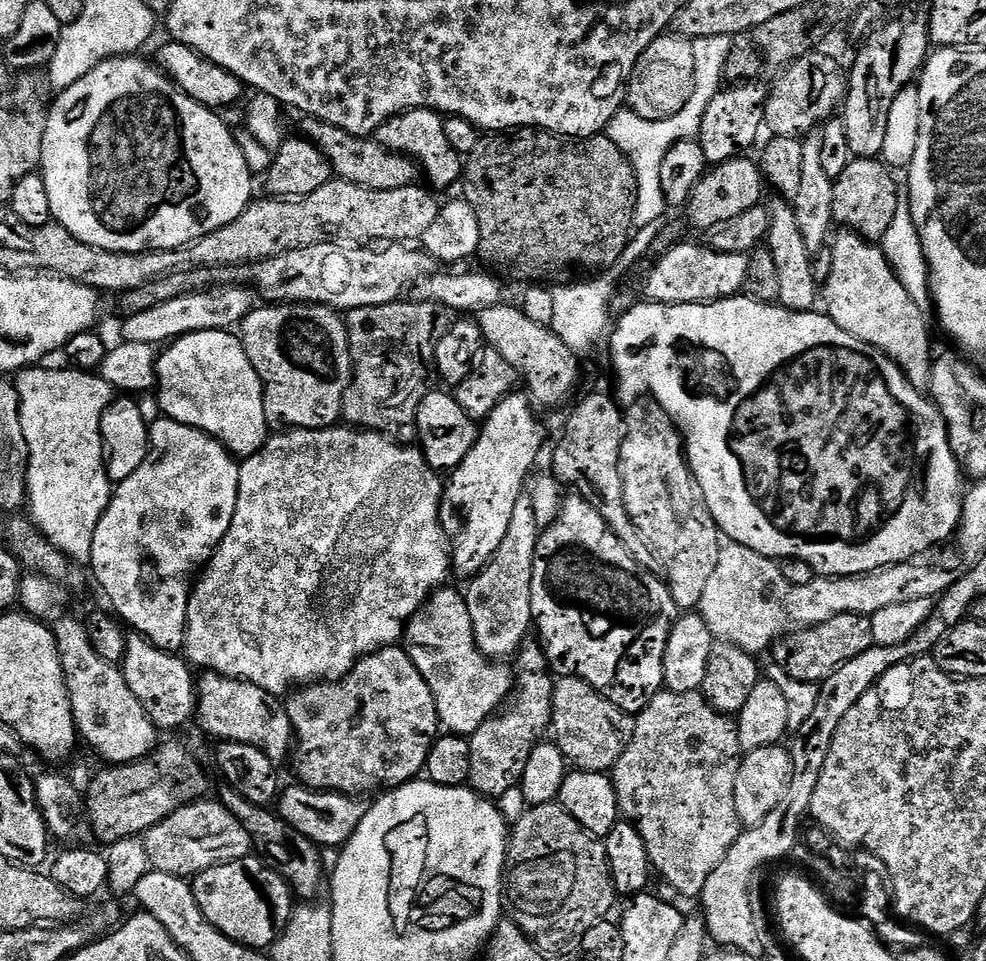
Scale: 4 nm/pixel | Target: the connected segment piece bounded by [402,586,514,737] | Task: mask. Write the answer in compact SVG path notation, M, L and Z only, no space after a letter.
M441 586L408 621L402 647L434 694L440 723L449 733L470 737L482 722L503 709L514 691L514 672L507 663L493 662L478 650L468 601L449 586Z

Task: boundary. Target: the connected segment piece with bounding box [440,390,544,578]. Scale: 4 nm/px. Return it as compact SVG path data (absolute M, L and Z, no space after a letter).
M517 390L502 398L502 402L498 402L498 406L494 406L487 420L483 421L476 445L472 447L470 454L466 454L460 465L452 469L443 485L440 493L440 530L444 533L450 568L455 575L456 572L465 578L480 575L480 571L490 562L490 558L494 558L498 546L502 546L502 538L506 538L514 506L518 504L518 498L525 491L533 475L532 467L544 448L544 428L540 425L535 410L537 411L533 401L523 391Z

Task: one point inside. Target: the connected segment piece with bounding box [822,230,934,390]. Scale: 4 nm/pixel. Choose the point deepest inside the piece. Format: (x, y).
(863, 296)

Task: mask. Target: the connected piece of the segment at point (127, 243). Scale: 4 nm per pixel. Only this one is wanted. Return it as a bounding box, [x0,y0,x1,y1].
[39,55,254,252]

